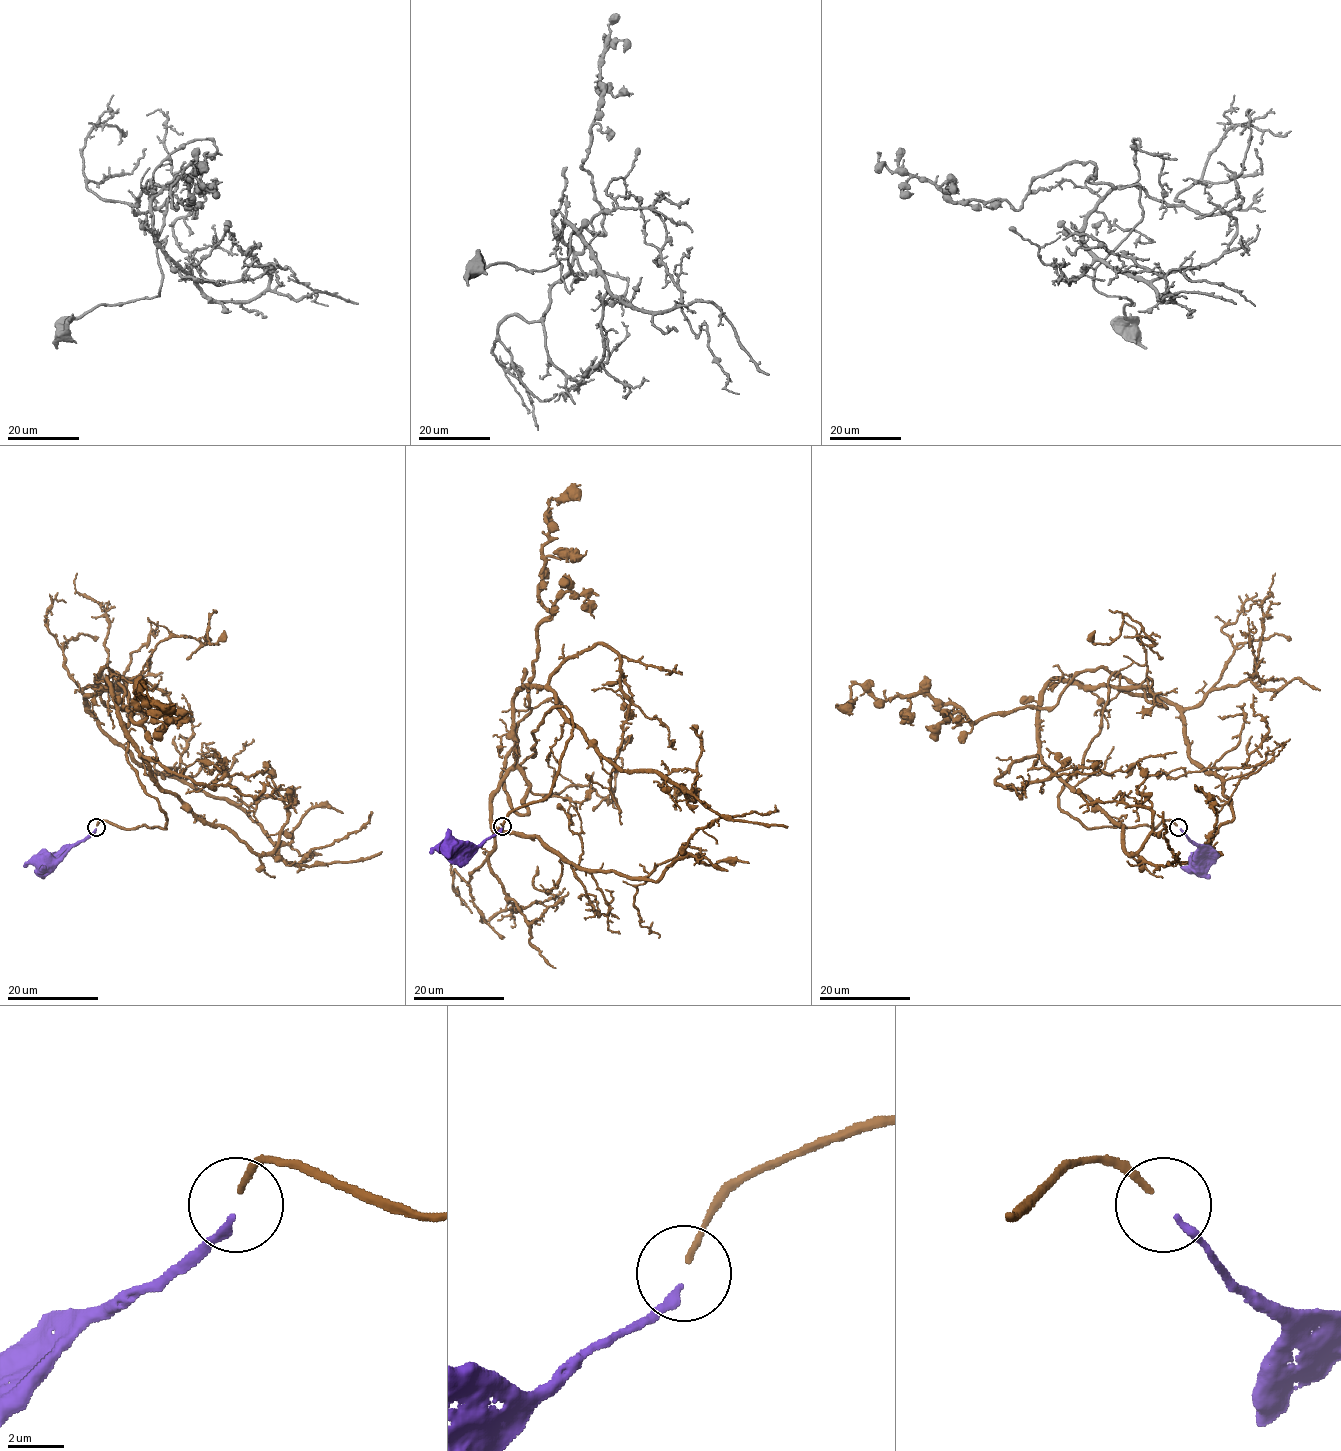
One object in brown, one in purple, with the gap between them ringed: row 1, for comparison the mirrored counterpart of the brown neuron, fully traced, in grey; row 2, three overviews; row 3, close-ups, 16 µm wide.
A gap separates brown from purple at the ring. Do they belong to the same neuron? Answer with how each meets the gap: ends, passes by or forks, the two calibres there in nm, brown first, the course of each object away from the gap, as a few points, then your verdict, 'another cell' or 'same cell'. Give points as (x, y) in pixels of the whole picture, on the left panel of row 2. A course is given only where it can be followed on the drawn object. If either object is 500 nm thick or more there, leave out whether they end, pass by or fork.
brown ends | purple ends | 220/280 nm | brown via (97, 825), (165, 828), (116, 672), (149, 775), (256, 853), (291, 804), (261, 795), (257, 821) | purple via (95, 829), (57, 858), (45, 857) | same cell

